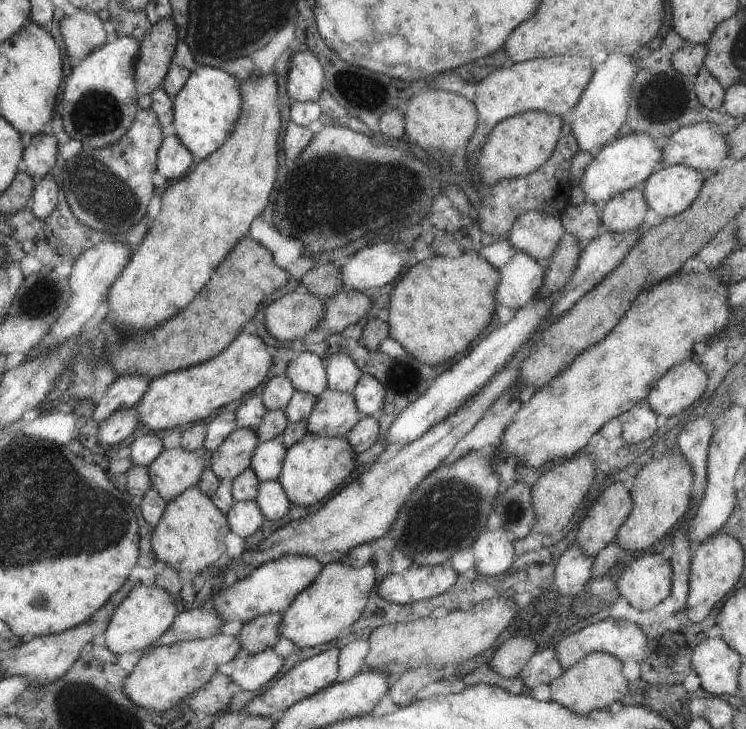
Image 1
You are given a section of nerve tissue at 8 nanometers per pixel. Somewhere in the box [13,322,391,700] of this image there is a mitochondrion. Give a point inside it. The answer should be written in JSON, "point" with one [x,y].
{"point":[40,601]}

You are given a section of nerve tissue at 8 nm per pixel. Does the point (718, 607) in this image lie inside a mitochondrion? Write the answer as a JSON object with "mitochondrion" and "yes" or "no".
{"mitochondrion":"no"}

